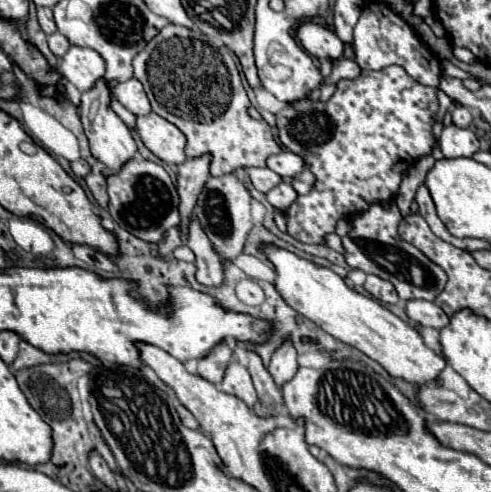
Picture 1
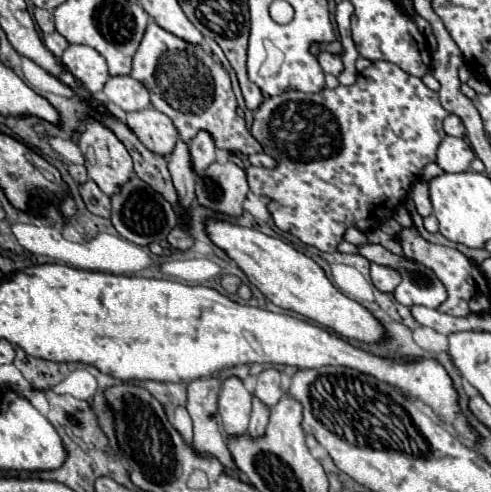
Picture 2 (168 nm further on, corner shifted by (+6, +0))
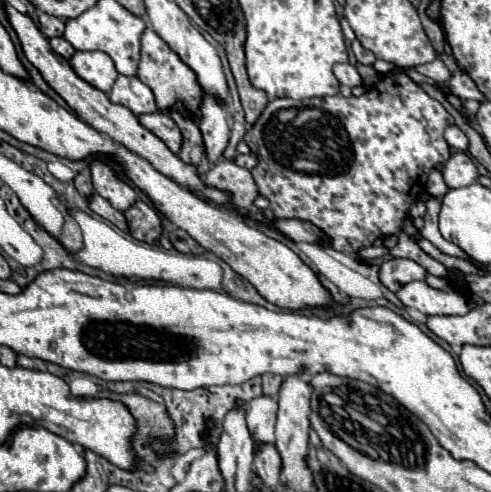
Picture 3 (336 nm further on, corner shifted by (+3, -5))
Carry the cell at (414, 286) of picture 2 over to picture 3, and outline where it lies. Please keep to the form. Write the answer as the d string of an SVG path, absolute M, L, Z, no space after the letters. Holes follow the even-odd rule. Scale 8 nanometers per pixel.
M409 282L399 292L397 298L407 308L417 308L425 316L433 314L467 314L471 310L471 300L467 294L461 294L457 290L443 292L437 288L431 288L427 282Z

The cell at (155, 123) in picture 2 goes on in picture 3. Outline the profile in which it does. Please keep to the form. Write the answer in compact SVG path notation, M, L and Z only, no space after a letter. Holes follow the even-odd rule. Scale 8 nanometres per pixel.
M153 112L153 114L143 114L139 116L139 122L151 130L155 136L159 136L167 148L171 148L171 152L179 152L181 148L181 132L177 128L177 124L171 120L169 114L165 112Z

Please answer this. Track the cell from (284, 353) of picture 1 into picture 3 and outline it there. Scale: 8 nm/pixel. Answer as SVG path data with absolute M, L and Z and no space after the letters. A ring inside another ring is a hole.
M257 396L247 404L247 426L255 442L275 442L275 414L277 400L271 396Z

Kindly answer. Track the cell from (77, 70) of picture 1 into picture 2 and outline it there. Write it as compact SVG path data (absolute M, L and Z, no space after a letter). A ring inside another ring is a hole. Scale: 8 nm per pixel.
M70 45L62 55L62 63L90 93L102 91L104 83L110 79L106 59L88 45Z

